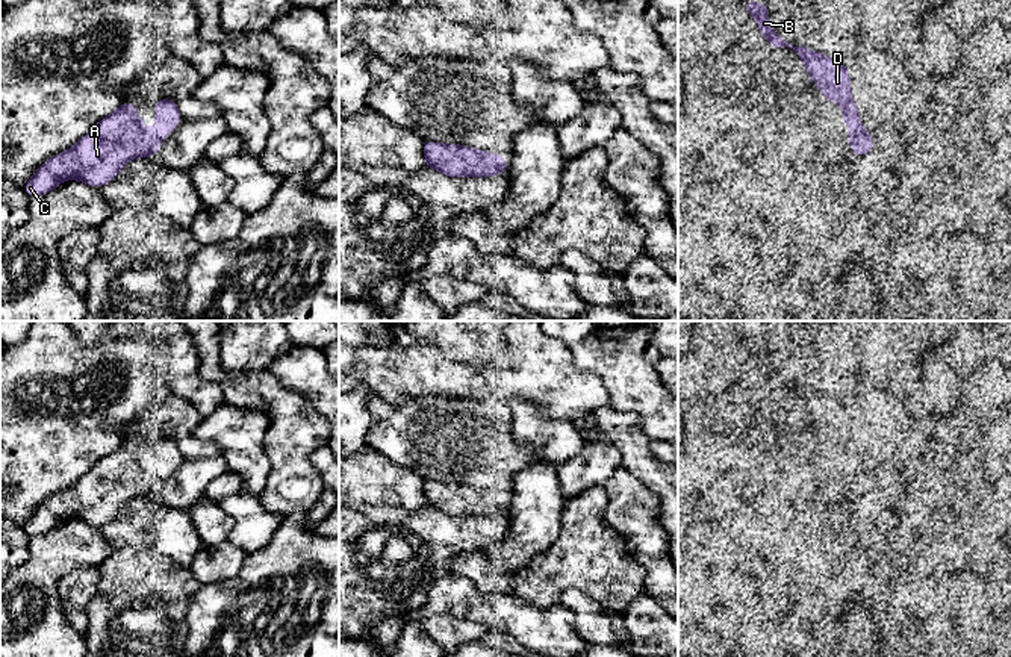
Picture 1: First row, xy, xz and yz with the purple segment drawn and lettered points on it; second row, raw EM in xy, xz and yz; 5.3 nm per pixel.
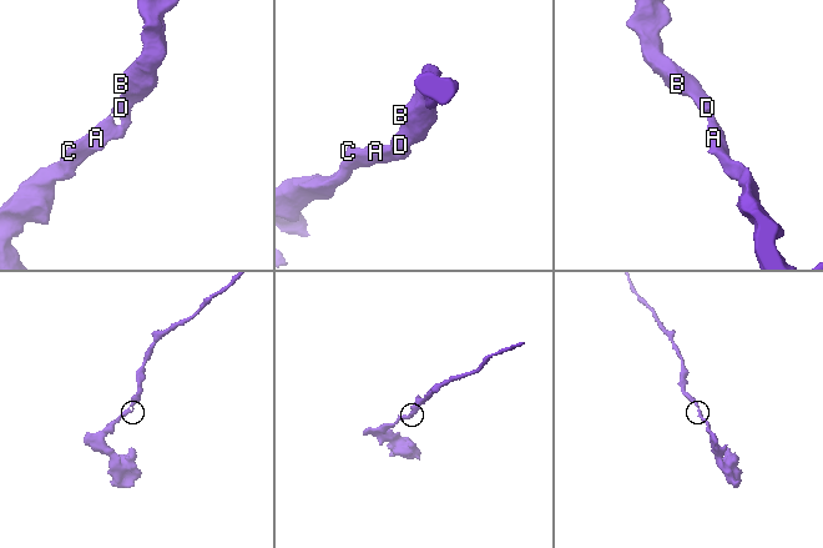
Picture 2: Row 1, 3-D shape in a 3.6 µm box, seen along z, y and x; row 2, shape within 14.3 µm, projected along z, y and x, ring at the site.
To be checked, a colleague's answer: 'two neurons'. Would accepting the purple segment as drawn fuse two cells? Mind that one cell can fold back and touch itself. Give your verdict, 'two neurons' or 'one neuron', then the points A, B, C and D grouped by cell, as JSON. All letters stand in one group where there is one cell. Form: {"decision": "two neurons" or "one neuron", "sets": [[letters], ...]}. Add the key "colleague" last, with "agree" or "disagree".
{"decision": "one neuron", "sets": [["A", "B", "C", "D"]], "colleague": "disagree"}

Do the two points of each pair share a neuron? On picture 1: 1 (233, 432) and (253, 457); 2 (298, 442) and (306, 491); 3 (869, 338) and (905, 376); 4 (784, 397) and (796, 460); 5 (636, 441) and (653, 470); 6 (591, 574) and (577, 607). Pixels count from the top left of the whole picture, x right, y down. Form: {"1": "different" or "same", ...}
{"1": "same", "2": "same", "3": "same", "4": "same", "5": "same", "6": "different"}

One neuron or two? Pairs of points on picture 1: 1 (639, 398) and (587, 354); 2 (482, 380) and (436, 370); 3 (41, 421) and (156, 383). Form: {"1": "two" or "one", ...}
{"1": "one", "2": "one", "3": "one"}

